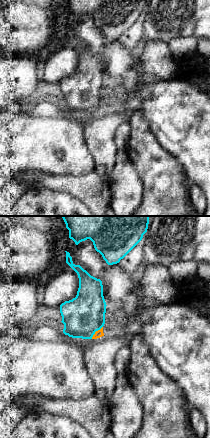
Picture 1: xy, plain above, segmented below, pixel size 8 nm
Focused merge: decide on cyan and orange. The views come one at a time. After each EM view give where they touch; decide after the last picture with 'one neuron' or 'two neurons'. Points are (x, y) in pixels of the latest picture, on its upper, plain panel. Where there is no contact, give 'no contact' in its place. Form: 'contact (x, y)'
contact (95, 107)

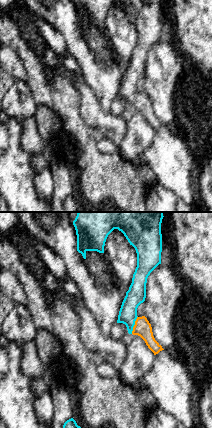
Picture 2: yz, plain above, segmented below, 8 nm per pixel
contact (134, 100)

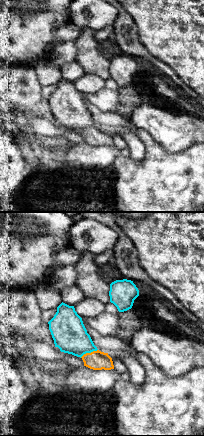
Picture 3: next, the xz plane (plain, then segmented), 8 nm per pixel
contact (88, 128)

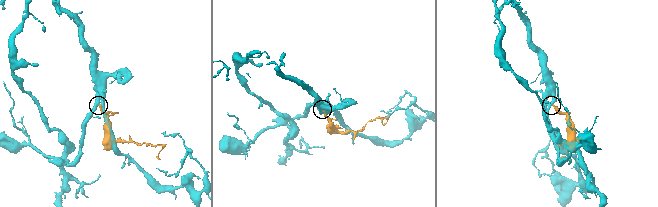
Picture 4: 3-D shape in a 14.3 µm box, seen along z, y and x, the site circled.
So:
one neuron

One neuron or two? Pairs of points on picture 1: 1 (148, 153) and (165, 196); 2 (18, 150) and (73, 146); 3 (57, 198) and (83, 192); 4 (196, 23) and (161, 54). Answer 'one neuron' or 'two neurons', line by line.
1: one neuron
2: one neuron
3: two neurons
4: two neurons

